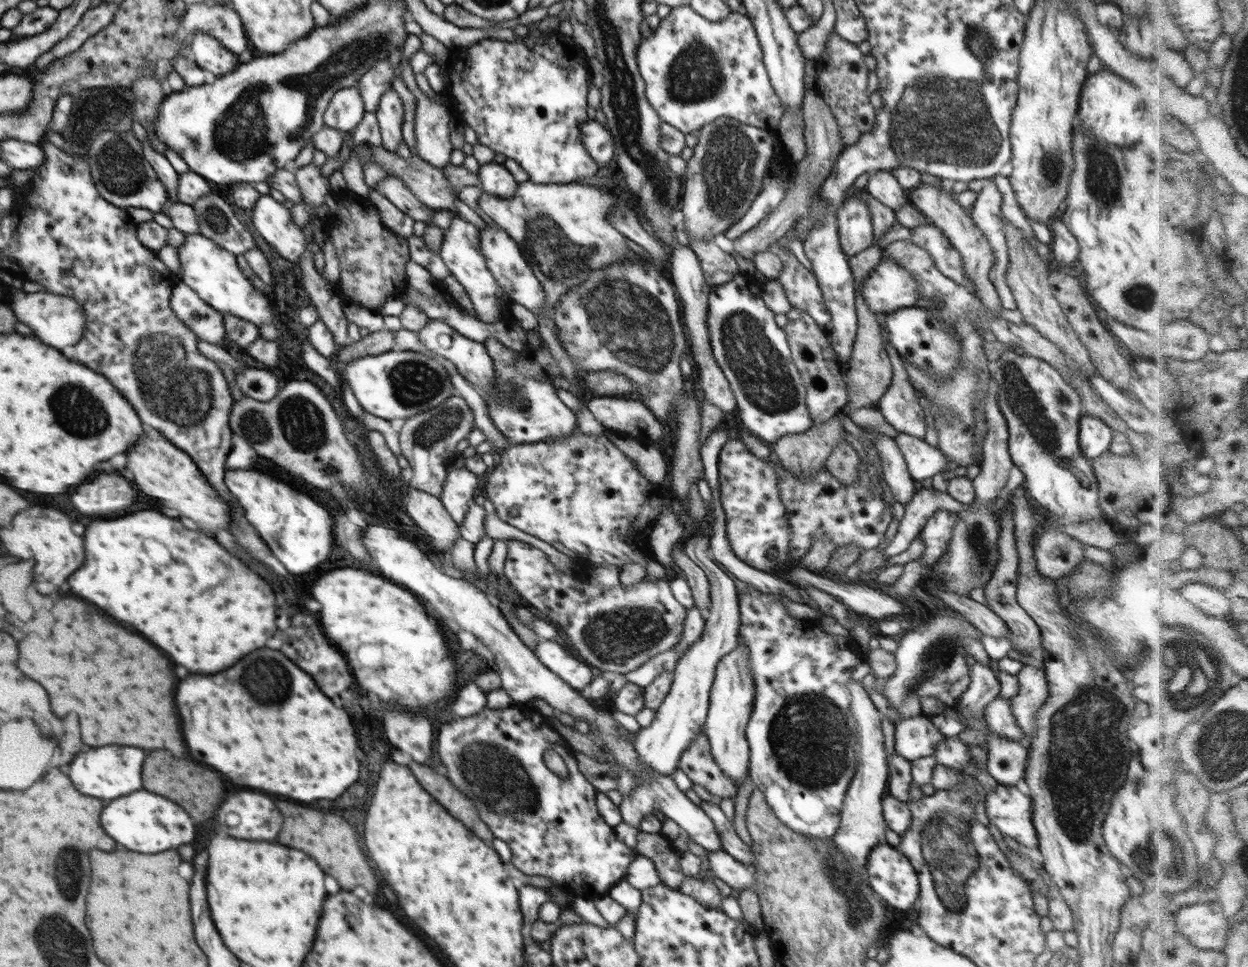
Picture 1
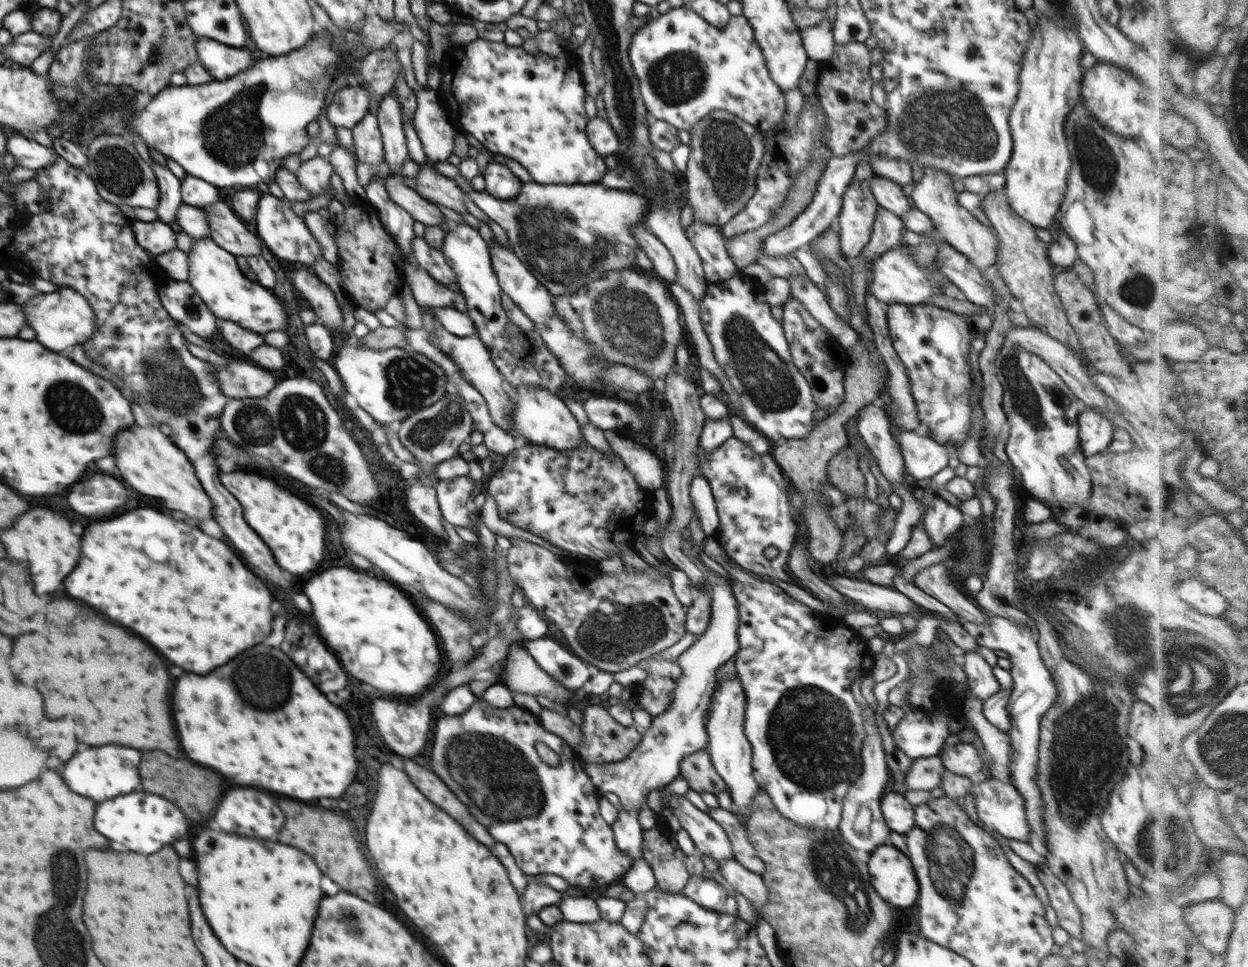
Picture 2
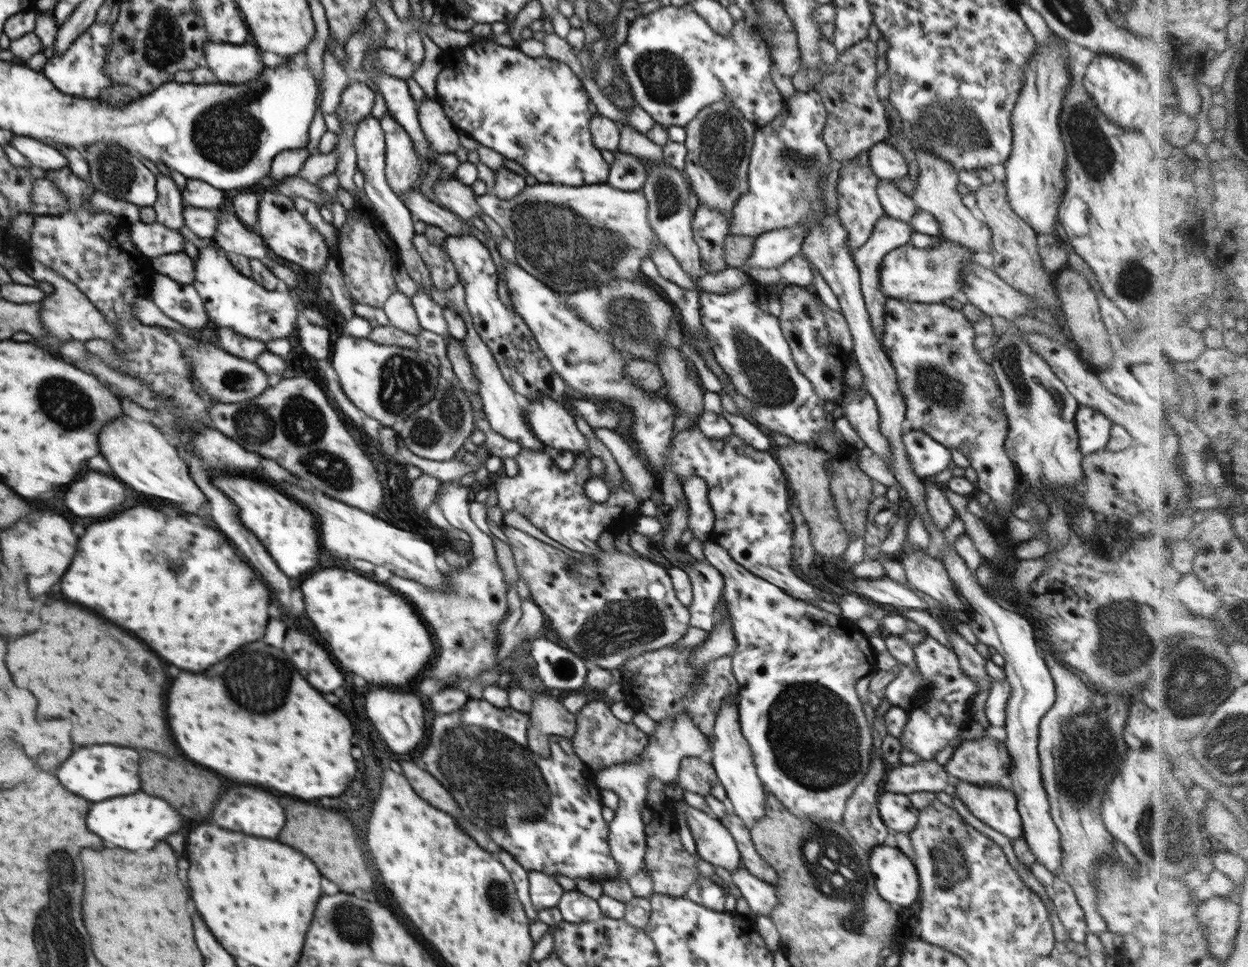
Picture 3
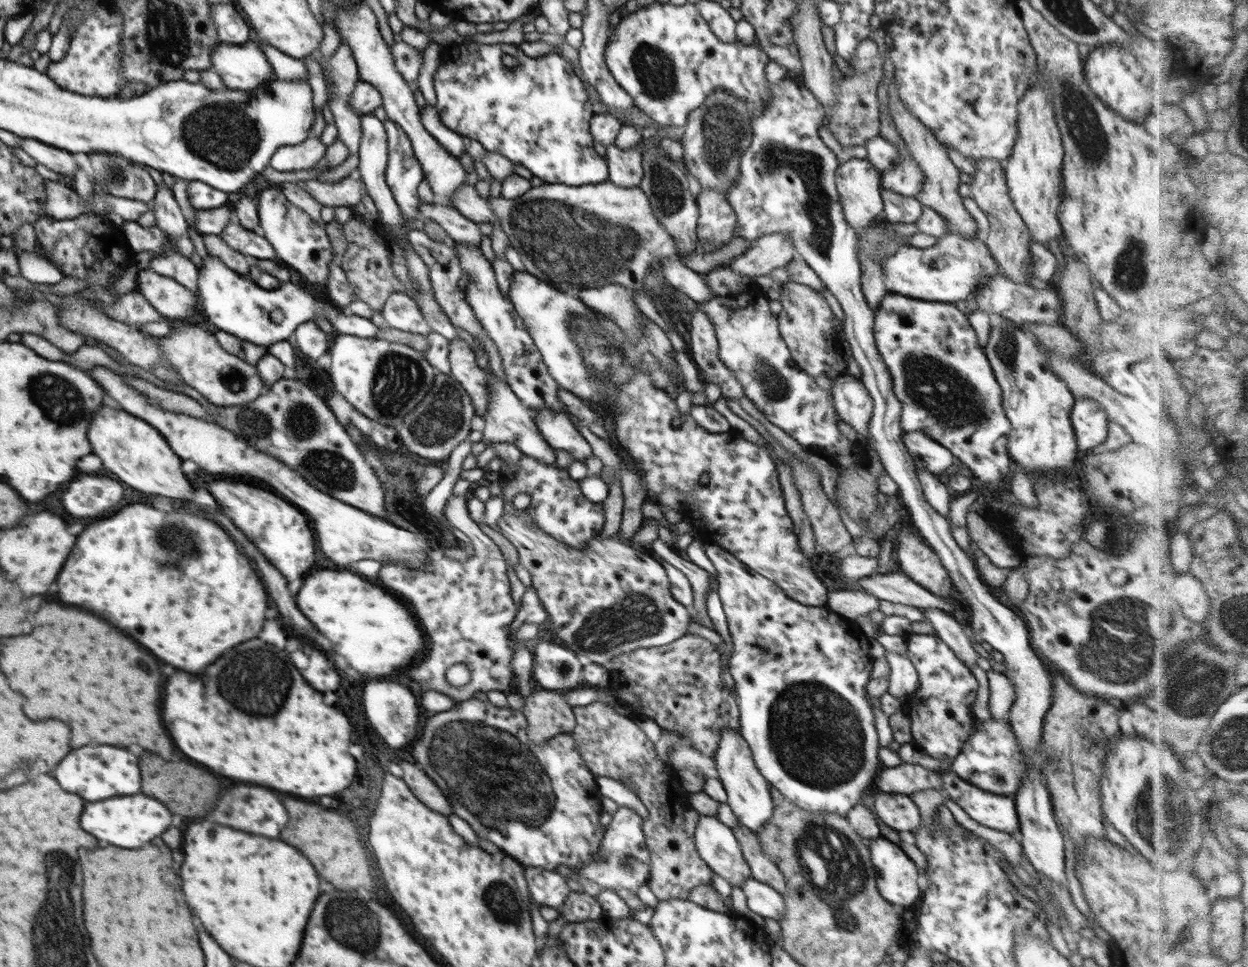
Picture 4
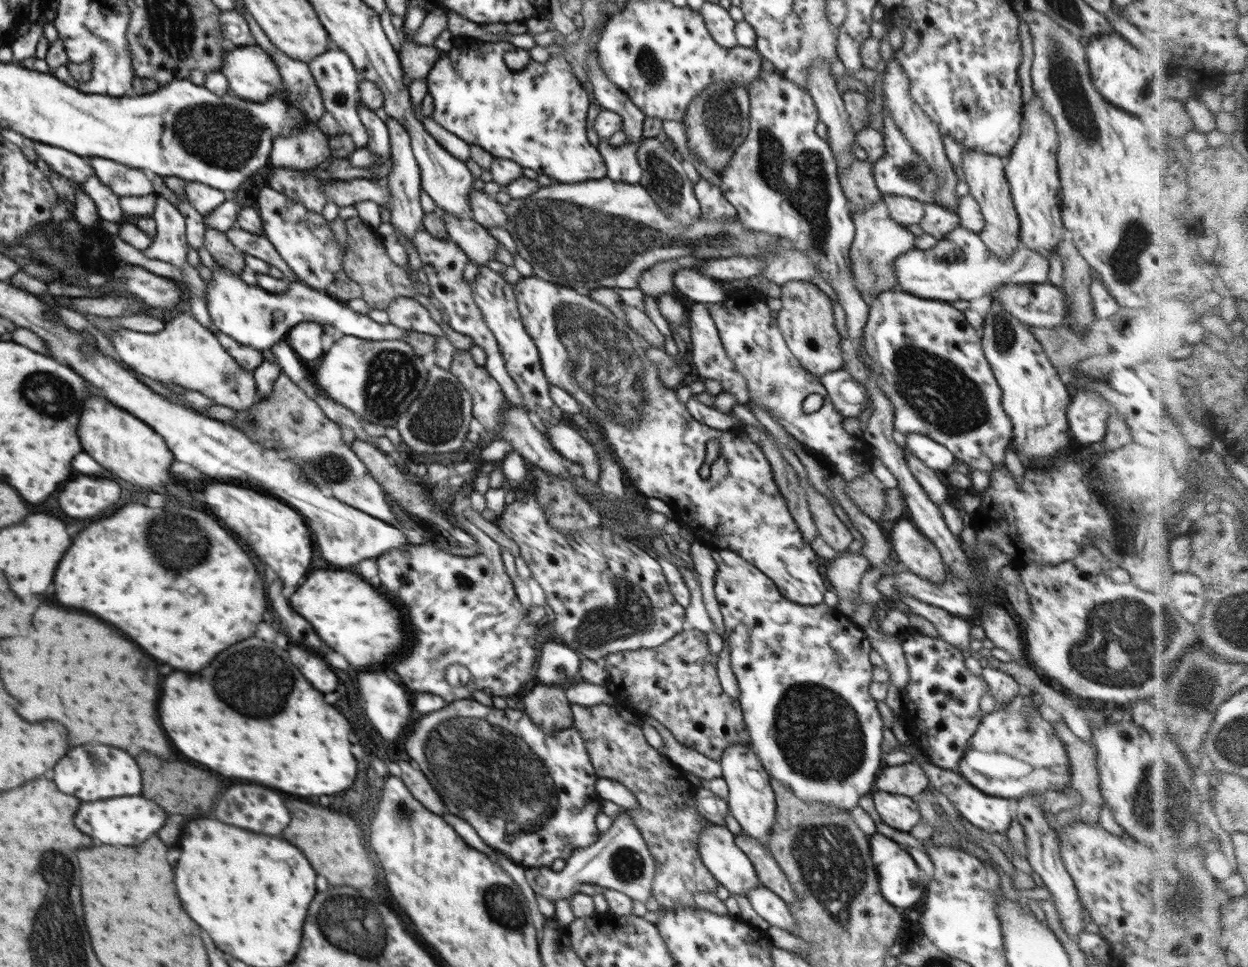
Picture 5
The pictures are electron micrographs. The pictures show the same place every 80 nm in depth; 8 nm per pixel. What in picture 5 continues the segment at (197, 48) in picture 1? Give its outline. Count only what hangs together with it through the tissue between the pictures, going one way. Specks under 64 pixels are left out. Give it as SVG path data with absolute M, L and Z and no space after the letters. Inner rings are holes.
M256 44L233 46L226 51L222 57L221 73L227 78L228 86L234 94L252 102L264 102L285 88L274 59Z

